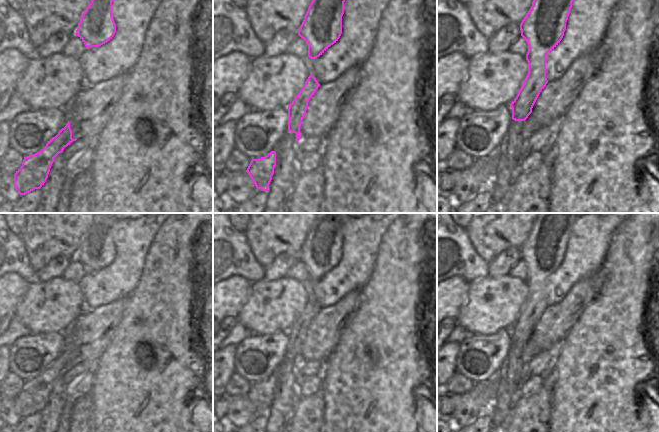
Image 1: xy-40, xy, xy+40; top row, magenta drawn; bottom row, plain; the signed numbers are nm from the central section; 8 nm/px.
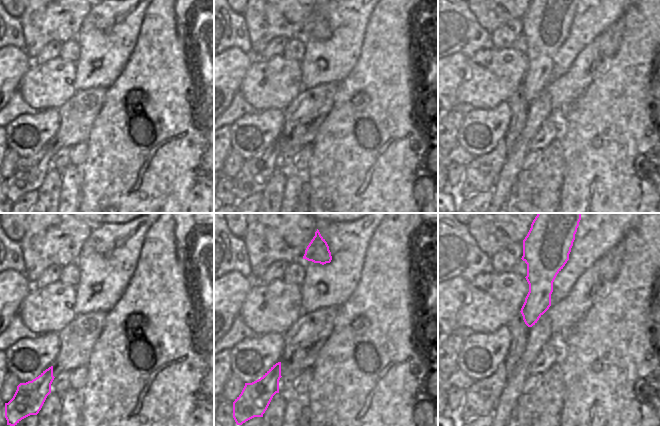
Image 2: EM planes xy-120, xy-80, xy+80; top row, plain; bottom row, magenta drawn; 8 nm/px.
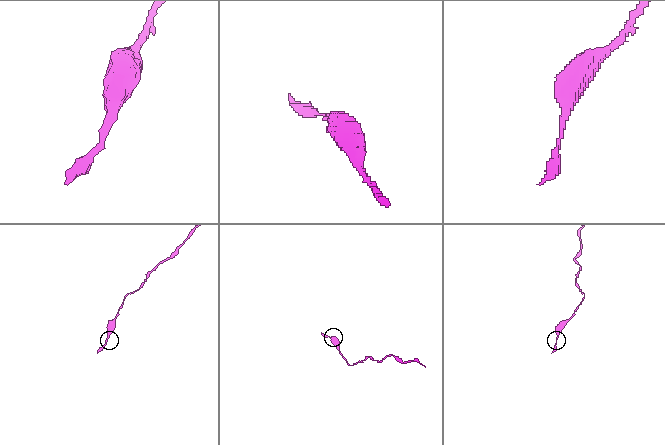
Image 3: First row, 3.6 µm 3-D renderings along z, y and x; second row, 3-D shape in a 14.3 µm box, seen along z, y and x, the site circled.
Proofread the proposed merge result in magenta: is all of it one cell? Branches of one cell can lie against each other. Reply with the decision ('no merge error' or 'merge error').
no merge error

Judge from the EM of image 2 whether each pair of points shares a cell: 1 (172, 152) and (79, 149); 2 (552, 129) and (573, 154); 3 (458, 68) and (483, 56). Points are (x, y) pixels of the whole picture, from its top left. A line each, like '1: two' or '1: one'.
1: two
2: two
3: two

